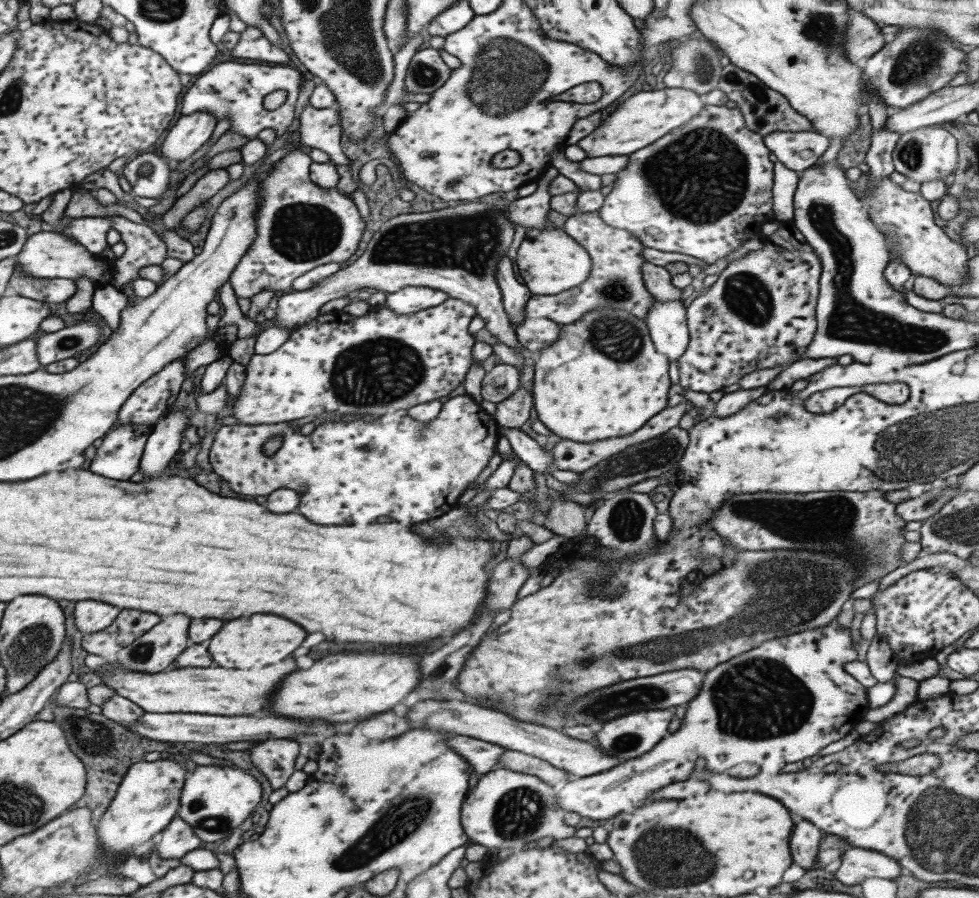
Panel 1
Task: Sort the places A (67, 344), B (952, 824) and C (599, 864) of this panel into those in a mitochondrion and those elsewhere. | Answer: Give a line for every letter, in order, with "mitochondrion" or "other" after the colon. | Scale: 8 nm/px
A: mitochondrion
B: mitochondrion
C: other

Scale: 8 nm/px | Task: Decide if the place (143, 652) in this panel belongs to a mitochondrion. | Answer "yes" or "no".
yes

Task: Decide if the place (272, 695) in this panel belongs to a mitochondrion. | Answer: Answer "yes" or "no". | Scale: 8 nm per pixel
no

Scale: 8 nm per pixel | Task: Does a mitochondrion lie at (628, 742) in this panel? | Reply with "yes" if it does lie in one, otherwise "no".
yes

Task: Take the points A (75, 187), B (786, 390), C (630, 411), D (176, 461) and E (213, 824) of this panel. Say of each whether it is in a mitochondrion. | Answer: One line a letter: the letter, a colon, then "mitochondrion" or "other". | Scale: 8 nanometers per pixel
A: other
B: other
C: other
D: other
E: mitochondrion

